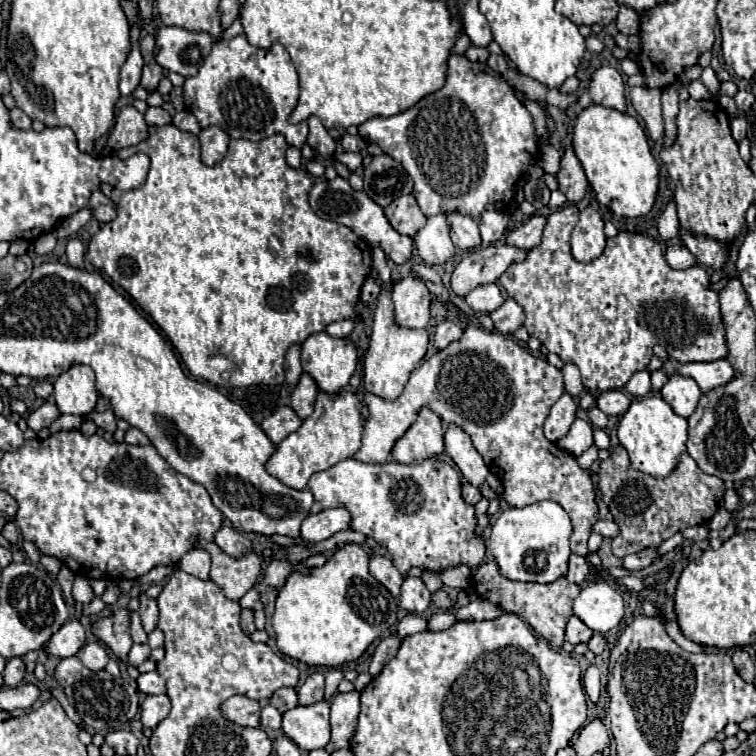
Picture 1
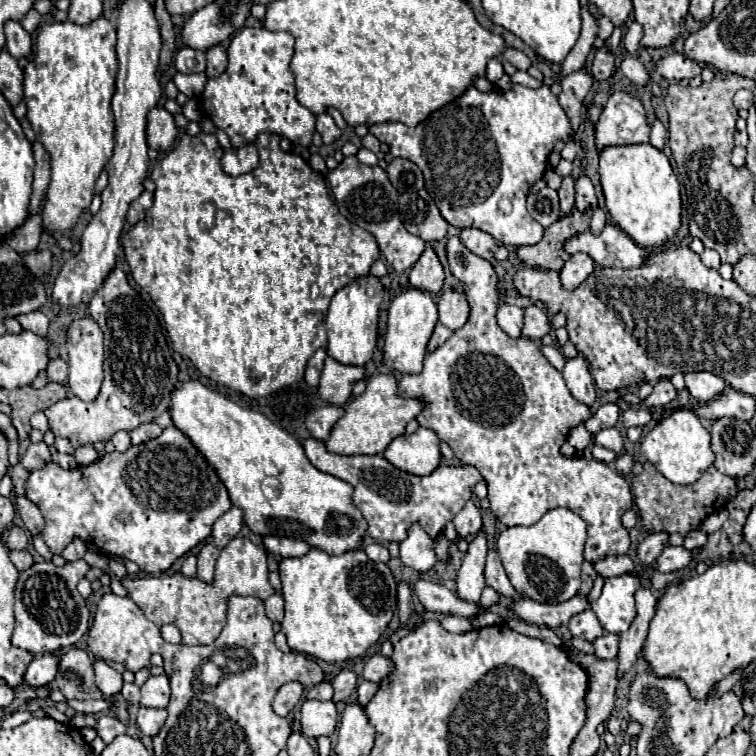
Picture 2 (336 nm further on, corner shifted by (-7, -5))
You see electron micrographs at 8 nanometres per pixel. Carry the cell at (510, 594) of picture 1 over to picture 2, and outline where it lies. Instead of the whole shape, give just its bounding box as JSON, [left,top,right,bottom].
[484,550,522,602]

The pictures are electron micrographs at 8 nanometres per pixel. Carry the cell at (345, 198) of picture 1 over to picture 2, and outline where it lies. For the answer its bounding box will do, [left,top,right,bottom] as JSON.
[328,156,426,272]

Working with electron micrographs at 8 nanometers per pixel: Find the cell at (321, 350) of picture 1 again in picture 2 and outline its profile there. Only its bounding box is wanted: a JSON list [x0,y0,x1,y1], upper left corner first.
[326,274,384,366]

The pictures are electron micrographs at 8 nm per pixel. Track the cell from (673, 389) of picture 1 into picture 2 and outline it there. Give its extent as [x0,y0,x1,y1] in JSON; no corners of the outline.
[684,372,726,404]

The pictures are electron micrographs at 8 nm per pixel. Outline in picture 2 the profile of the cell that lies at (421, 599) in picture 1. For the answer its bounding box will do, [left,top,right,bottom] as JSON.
[400,524,436,574]

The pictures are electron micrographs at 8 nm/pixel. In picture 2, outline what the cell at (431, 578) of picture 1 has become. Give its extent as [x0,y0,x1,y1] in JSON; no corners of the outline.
[434,534,450,562]

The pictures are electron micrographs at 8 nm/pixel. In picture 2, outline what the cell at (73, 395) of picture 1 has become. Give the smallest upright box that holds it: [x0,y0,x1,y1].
[66,318,102,402]

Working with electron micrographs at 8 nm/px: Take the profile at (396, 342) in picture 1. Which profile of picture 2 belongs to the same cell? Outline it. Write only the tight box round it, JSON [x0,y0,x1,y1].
[384,290,438,374]

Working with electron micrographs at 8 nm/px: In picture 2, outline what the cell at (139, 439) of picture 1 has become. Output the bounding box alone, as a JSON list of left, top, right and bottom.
[130,422,162,444]

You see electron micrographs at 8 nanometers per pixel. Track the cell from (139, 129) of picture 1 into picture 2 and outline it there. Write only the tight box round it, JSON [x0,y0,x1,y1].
[146,106,178,152]

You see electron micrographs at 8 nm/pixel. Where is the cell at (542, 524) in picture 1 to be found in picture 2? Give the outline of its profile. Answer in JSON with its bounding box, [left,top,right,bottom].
[496,508,586,604]

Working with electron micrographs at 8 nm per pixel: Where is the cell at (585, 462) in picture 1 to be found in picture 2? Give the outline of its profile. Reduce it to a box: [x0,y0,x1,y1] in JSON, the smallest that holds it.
[592,444,618,464]

